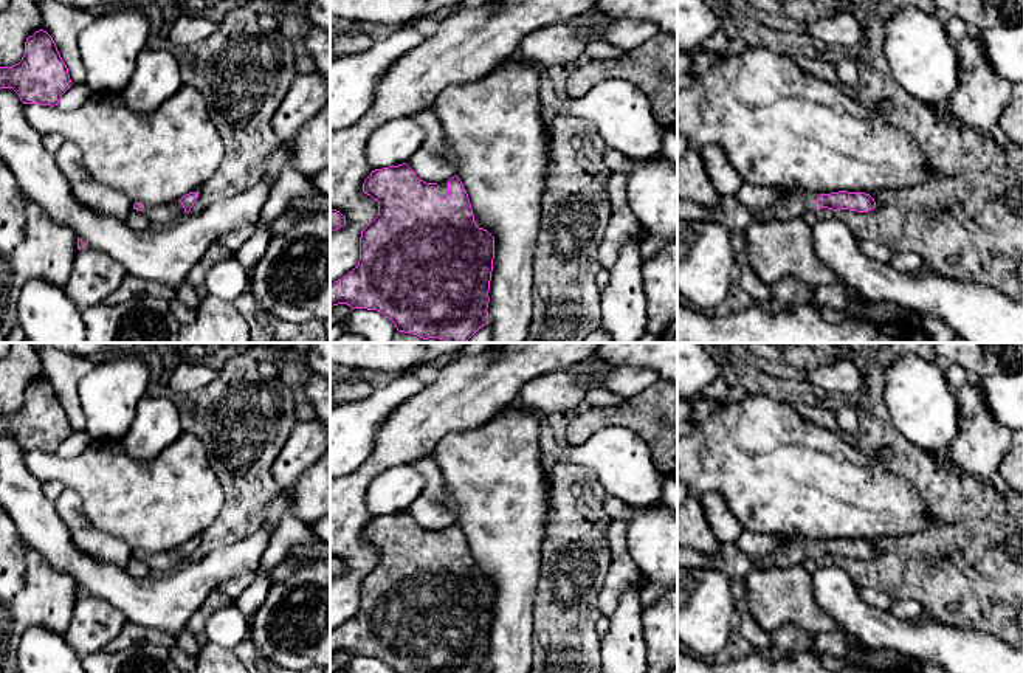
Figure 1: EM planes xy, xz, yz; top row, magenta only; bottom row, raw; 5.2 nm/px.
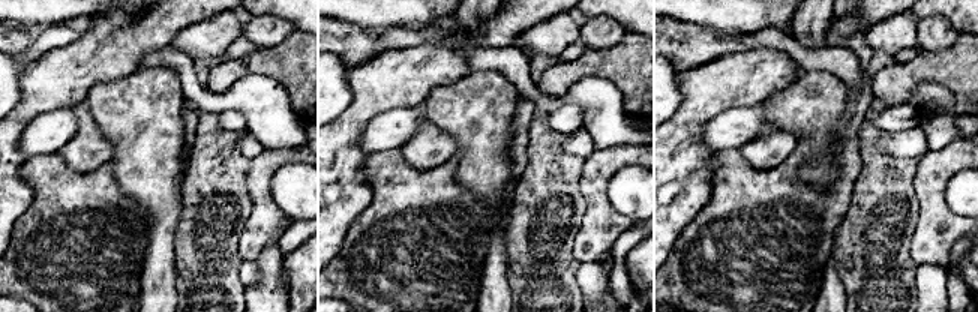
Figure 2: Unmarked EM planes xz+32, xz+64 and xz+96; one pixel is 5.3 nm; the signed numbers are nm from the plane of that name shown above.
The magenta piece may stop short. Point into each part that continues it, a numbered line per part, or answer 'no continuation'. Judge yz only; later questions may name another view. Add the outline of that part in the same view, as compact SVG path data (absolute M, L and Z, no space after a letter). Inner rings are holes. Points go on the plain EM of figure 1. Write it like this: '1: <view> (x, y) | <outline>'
1: yz (730, 560) | M794 538L781 544L777 550L758 557L742 552L735 544L724 544L716 554L704 554L677 544L677 566L716 569L733 582L747 577L753 569L786 568L815 560L815 550L820 541L831 540Z

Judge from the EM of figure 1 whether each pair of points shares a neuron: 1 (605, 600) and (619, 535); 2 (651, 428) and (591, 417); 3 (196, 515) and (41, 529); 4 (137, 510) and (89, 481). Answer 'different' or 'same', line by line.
1: same
2: same
3: different
4: same

